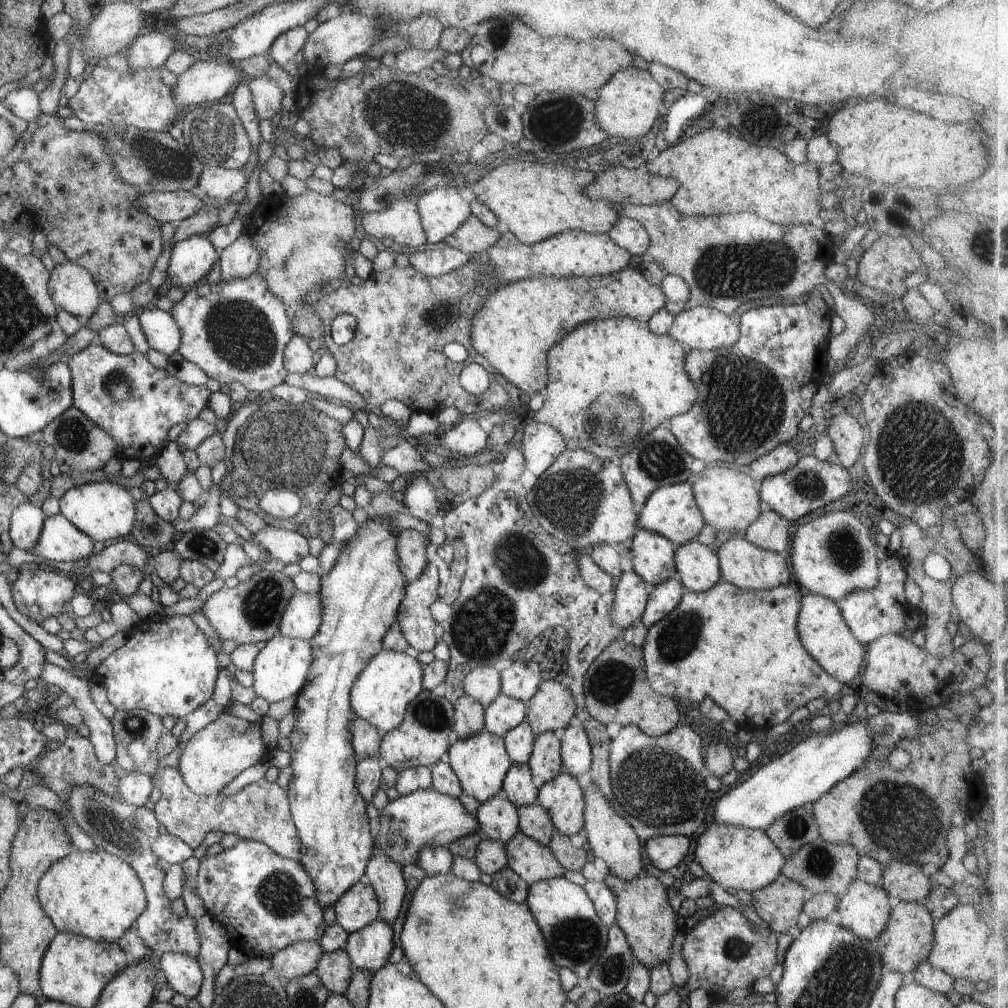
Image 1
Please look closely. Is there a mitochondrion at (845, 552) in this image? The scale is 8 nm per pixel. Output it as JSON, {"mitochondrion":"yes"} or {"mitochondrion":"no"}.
{"mitochondrion":"yes"}

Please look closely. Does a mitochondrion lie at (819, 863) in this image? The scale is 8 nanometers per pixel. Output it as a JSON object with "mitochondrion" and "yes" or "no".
{"mitochondrion":"yes"}

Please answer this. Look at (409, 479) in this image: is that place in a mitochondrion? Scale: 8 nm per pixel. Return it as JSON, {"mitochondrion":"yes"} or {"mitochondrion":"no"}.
{"mitochondrion":"no"}

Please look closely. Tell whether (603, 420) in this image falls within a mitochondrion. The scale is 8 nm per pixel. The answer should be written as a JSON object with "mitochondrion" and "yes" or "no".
{"mitochondrion":"yes"}

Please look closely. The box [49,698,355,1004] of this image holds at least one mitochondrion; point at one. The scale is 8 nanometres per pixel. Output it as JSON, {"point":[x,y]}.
{"point":[110,827]}

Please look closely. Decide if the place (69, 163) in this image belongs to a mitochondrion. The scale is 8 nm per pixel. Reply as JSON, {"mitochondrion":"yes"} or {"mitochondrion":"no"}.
{"mitochondrion":"yes"}

